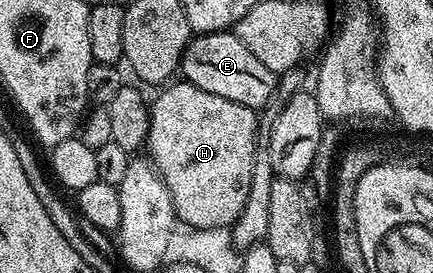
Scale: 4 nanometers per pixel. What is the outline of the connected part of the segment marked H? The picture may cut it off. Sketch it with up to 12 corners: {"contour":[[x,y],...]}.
{"contour":[[169,83],[147,159],[176,219],[227,228],[250,194],[257,113]]}

